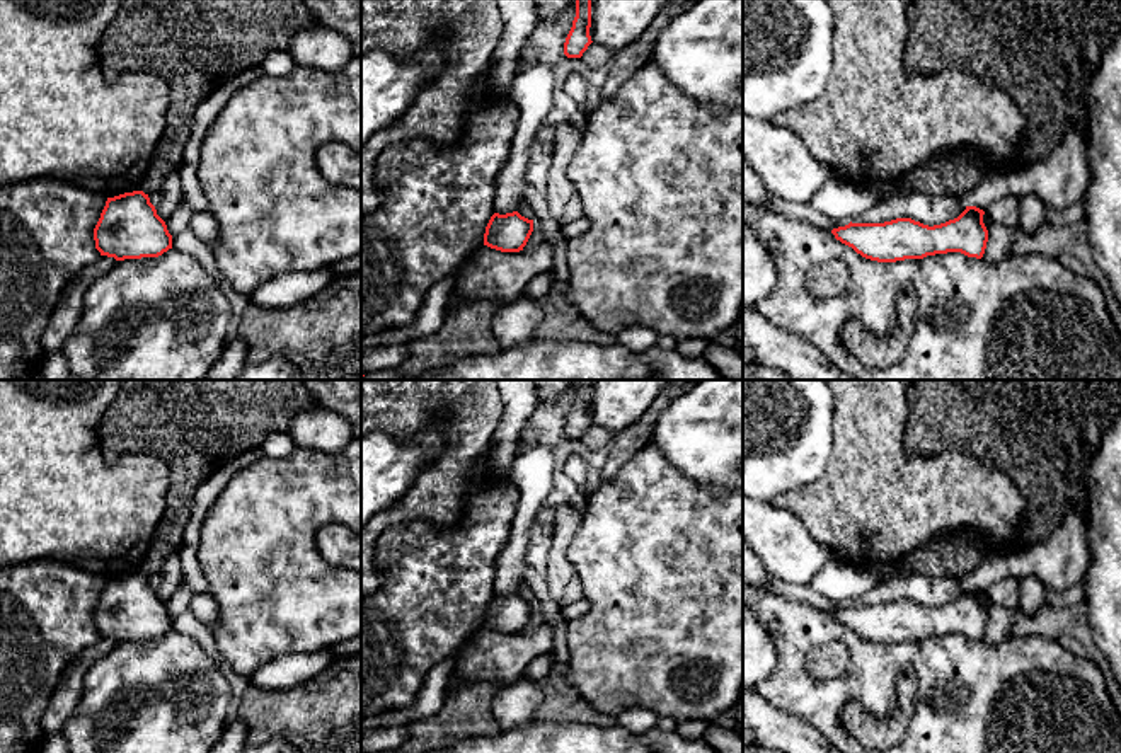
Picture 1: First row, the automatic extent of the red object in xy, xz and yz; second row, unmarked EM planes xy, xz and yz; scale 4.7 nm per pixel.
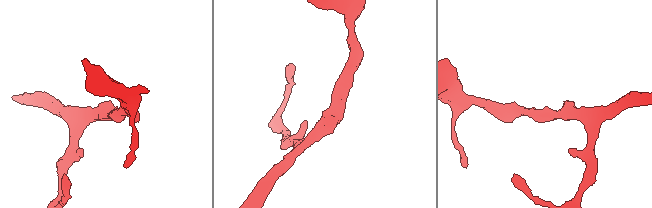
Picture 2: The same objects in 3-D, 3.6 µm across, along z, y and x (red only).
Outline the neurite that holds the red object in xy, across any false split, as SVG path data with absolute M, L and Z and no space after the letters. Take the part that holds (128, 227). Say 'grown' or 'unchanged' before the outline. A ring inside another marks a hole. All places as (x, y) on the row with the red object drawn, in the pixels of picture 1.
unchanged; M143 191L107 198L94 240L101 256L116 261L158 257L172 249L172 235Z

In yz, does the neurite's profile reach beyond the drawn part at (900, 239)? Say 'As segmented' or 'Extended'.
As segmented

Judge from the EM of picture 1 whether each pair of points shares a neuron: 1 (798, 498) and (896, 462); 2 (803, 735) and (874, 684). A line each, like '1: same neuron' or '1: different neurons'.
1: same neuron
2: different neurons

